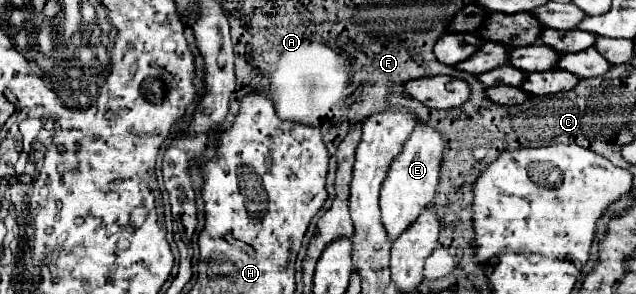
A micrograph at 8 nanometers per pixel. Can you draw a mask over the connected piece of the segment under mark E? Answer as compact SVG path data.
M415 125L411 137L403 145L401 155L393 161L387 179L381 189L381 223L387 231L387 237L393 241L403 233L409 225L417 221L421 211L431 203L435 197L435 187L439 181L439 167L441 167L441 155L443 155L445 141L441 139L441 133L431 129L429 125Z

